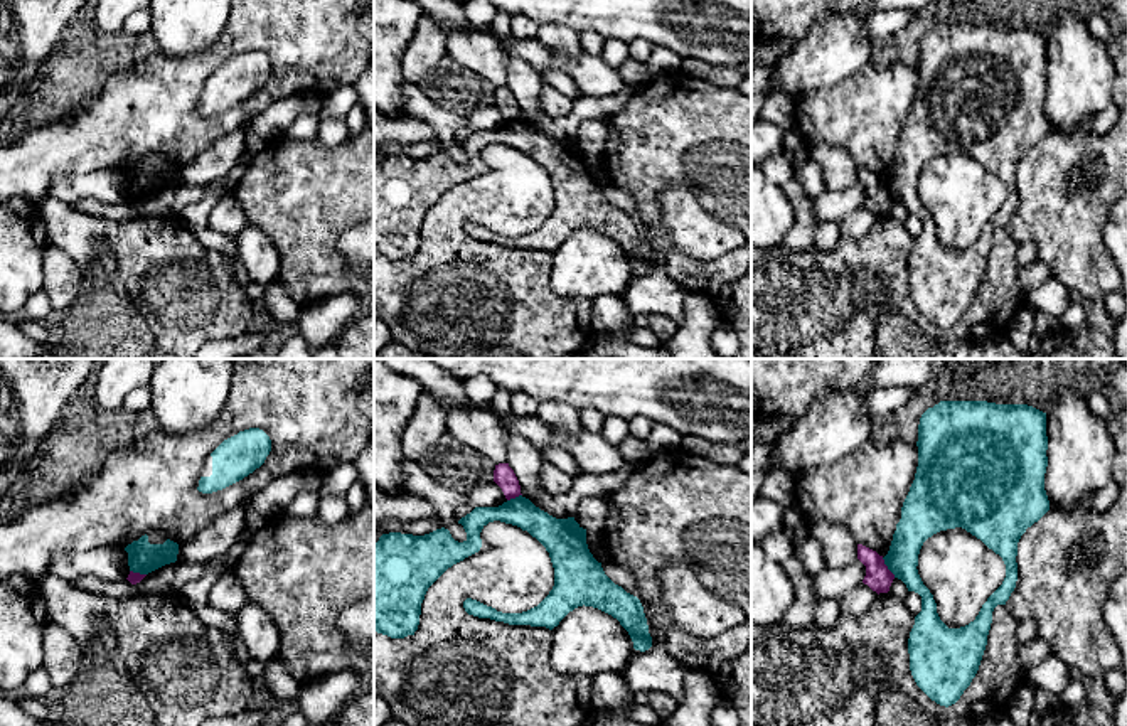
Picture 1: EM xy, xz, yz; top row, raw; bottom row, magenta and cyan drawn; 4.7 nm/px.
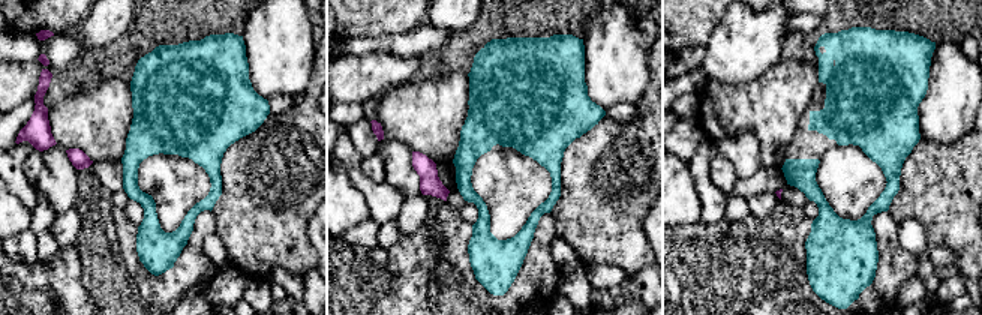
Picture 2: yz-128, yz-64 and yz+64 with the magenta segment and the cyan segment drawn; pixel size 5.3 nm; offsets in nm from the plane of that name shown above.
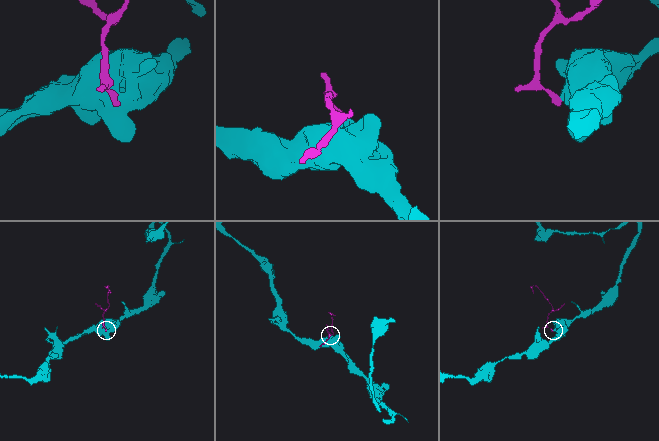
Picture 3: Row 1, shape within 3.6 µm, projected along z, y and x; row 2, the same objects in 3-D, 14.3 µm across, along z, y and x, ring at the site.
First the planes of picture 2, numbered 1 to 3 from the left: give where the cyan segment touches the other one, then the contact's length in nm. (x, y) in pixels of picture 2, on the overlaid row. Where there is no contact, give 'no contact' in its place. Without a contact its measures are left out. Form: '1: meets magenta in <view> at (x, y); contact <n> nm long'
1: no contact
2: no contact
3: no contact

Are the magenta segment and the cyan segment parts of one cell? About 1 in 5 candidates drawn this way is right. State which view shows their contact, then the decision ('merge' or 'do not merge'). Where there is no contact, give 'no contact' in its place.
meets magenta in yz; do not merge

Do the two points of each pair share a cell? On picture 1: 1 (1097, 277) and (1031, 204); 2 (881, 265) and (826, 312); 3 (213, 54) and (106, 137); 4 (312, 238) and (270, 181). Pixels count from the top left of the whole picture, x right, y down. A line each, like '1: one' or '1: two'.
1: one
2: one
3: one
4: one

